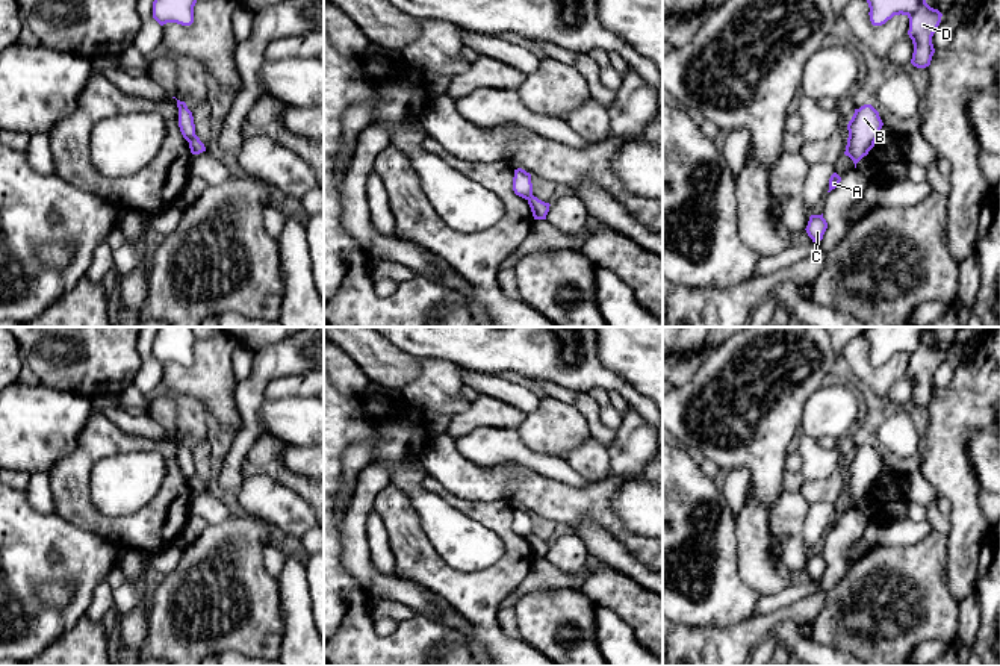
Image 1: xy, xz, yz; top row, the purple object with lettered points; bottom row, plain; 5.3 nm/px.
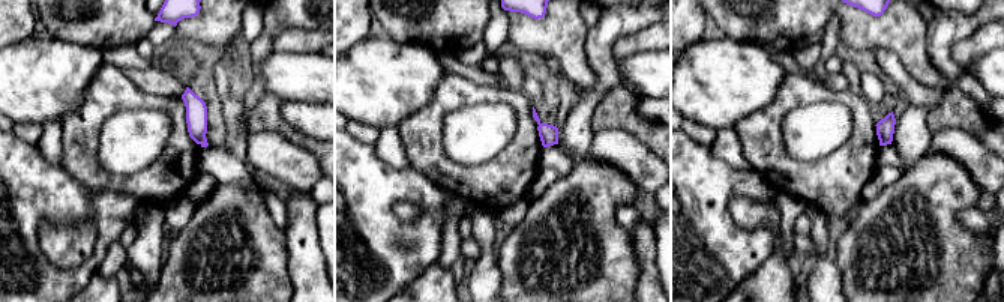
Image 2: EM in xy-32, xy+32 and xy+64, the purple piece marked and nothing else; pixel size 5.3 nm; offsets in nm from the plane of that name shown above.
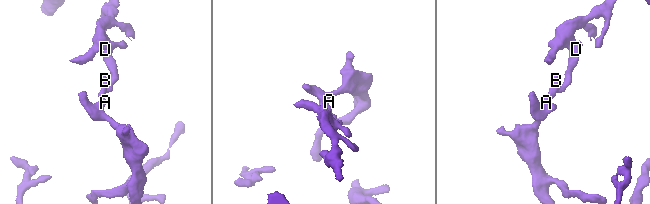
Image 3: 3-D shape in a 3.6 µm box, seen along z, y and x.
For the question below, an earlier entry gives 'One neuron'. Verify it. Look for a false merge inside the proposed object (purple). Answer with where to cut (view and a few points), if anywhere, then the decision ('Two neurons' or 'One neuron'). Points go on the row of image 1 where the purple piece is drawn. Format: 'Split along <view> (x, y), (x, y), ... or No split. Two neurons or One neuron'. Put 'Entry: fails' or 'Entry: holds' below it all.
Split along xy (195, 135), (188, 141). Two neurons
Entry: fails

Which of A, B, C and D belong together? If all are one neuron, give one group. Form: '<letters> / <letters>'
A B C / D

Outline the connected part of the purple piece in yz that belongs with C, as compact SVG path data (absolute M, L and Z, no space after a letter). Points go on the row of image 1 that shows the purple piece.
M821 213L821 215L811 215L805 230L808 236L812 239L812 242L815 241L820 242L823 239L826 229L828 229L828 223Z

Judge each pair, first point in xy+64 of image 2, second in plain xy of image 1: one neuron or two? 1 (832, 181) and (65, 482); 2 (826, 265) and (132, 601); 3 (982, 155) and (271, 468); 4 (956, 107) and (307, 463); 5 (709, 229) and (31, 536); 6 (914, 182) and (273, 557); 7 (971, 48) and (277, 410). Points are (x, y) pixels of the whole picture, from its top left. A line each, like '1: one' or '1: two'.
1: one
2: two
3: two
4: two
5: one
6: two
7: two

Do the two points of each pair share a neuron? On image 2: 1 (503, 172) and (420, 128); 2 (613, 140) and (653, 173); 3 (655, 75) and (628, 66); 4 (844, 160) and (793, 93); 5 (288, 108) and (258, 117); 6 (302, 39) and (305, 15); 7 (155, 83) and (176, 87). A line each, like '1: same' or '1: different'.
1: same
2: same
3: same
4: same
5: different
6: different
7: same

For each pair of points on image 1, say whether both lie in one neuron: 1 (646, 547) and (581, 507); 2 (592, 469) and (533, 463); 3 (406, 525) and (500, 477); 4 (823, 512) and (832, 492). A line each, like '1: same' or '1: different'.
1: same
2: different
3: different
4: different

